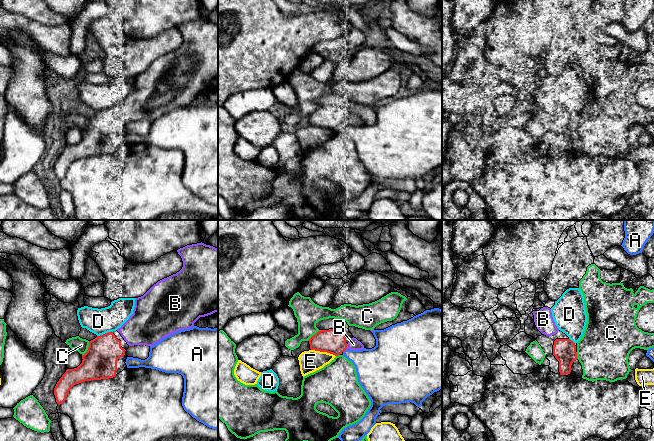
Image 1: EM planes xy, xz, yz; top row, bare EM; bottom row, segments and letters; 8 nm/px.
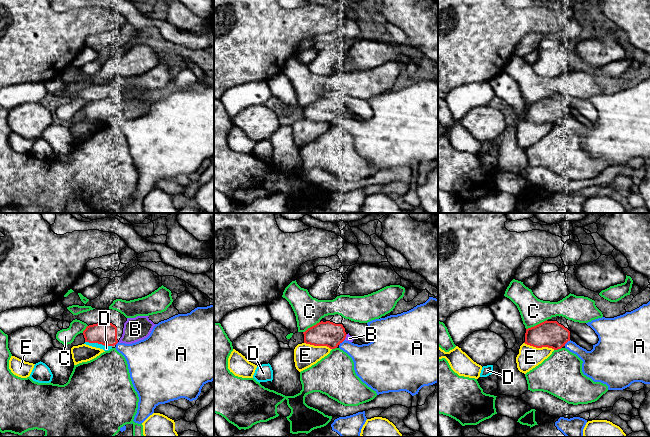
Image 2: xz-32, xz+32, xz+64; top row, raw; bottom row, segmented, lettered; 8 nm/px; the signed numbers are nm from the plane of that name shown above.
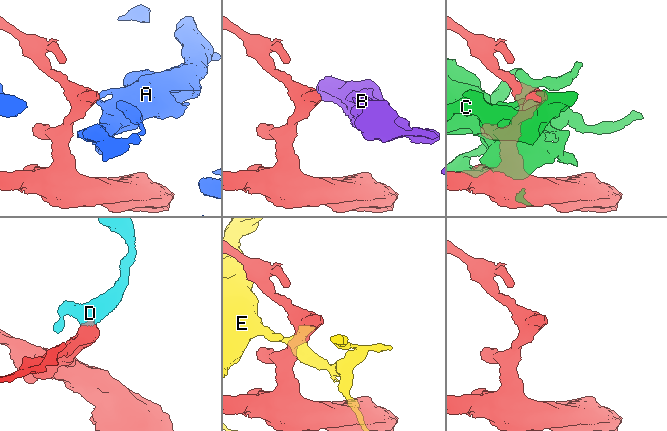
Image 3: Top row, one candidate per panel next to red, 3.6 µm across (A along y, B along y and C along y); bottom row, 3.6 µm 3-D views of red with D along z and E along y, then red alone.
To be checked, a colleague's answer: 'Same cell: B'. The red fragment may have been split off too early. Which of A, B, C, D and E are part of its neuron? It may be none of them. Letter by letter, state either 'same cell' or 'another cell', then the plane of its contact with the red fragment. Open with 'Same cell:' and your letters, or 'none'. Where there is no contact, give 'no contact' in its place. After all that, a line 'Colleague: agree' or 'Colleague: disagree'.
Same cell: B
A: another cell; contact in xz
B: same cell; contact in xz
C: another cell; contact in xy
D: another cell; contact in xy
E: another cell; contact in xz
Colleague: agree

